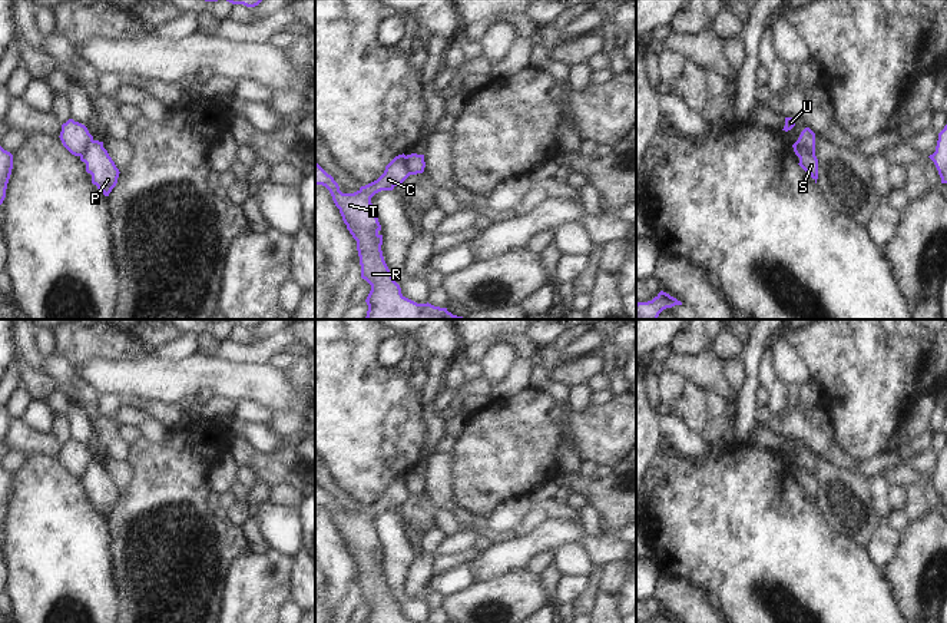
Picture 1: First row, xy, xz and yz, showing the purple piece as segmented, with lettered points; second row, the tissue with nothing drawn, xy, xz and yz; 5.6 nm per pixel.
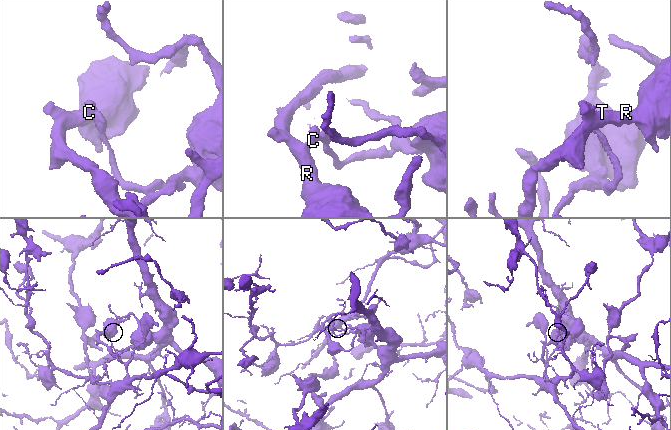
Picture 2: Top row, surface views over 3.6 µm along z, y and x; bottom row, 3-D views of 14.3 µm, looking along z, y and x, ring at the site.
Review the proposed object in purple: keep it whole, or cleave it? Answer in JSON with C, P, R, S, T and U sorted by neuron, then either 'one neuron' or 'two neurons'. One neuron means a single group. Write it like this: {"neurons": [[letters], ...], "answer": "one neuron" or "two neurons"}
{"neurons": [["C", "R", "T", "U"], ["P", "S"]], "answer": "two neurons"}

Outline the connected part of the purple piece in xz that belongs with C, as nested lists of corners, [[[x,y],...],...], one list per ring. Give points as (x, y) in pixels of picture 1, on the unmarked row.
[[[404,474],[395,477],[377,501],[361,507],[354,514],[342,514],[334,498],[315,484],[315,506],[322,506],[330,511],[347,550],[357,561],[361,599],[371,606],[365,623],[414,623],[401,614],[400,606],[384,581],[383,556],[378,554],[381,546],[371,524],[375,514],[393,511],[411,496],[404,481]]]

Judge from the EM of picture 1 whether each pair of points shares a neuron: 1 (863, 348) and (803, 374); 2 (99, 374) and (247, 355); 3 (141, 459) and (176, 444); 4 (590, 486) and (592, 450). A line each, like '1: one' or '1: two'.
1: two
2: two
3: one
4: two

